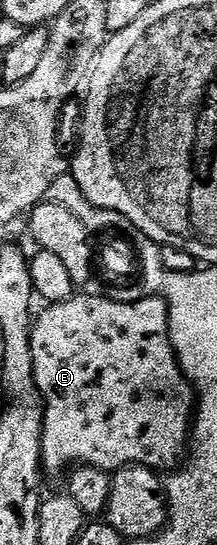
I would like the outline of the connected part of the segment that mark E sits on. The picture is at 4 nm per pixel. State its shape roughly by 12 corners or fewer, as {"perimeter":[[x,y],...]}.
{"perimeter":[[163,296],[44,307],[40,459],[172,471],[194,390]]}

